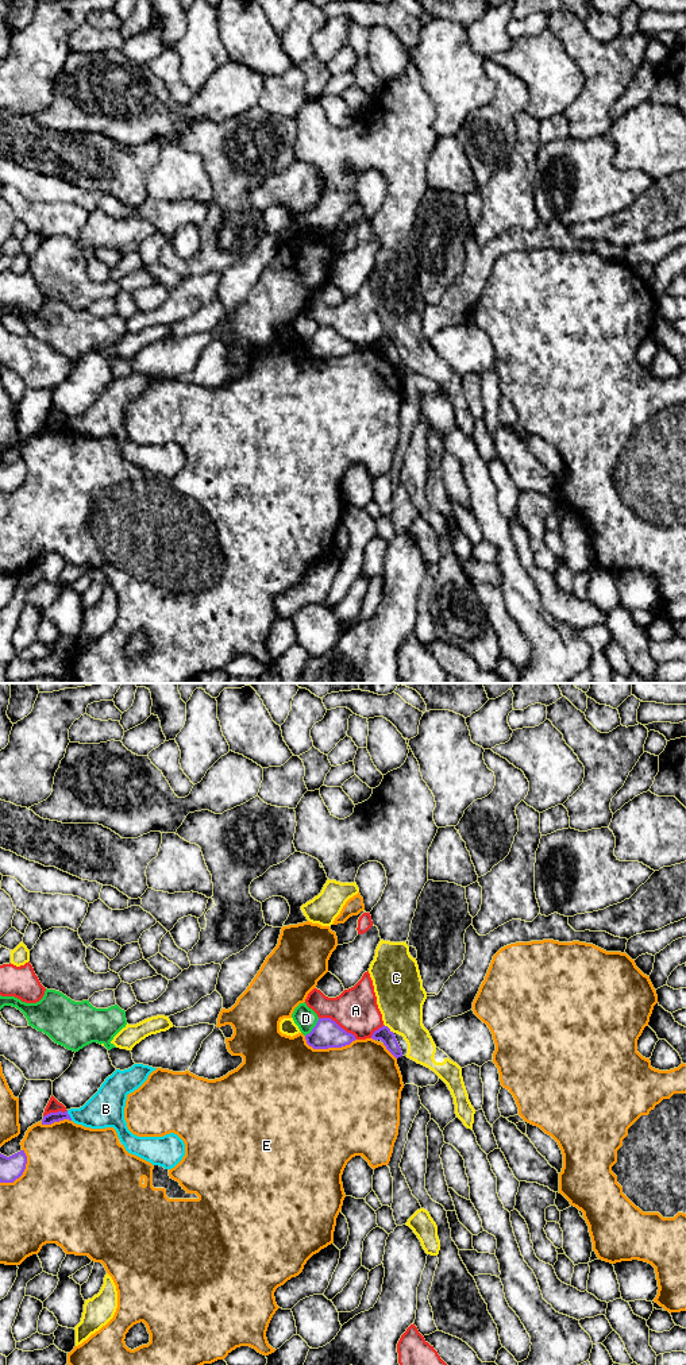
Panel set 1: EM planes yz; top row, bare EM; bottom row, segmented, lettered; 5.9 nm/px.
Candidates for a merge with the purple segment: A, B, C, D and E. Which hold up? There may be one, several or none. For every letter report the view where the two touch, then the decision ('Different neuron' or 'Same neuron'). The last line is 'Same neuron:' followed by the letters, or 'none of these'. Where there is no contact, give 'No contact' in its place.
A: Touches purple in yz. Different neuron
B: Touches purple in yz. Different neuron
C: Touches purple in yz. Different neuron
D: Touches purple in yz. Different neuron
E: Touches purple in yz. Different neuron
Same neuron: none of these

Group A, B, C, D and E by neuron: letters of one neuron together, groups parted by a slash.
A / B / C / D / E

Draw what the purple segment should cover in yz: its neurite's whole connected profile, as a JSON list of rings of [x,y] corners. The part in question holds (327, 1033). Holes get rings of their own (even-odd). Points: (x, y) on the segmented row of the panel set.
[[[319,1018],[312,1032],[305,1036],[305,1040],[313,1049],[328,1049],[350,1045],[357,1038],[331,1018]]]

